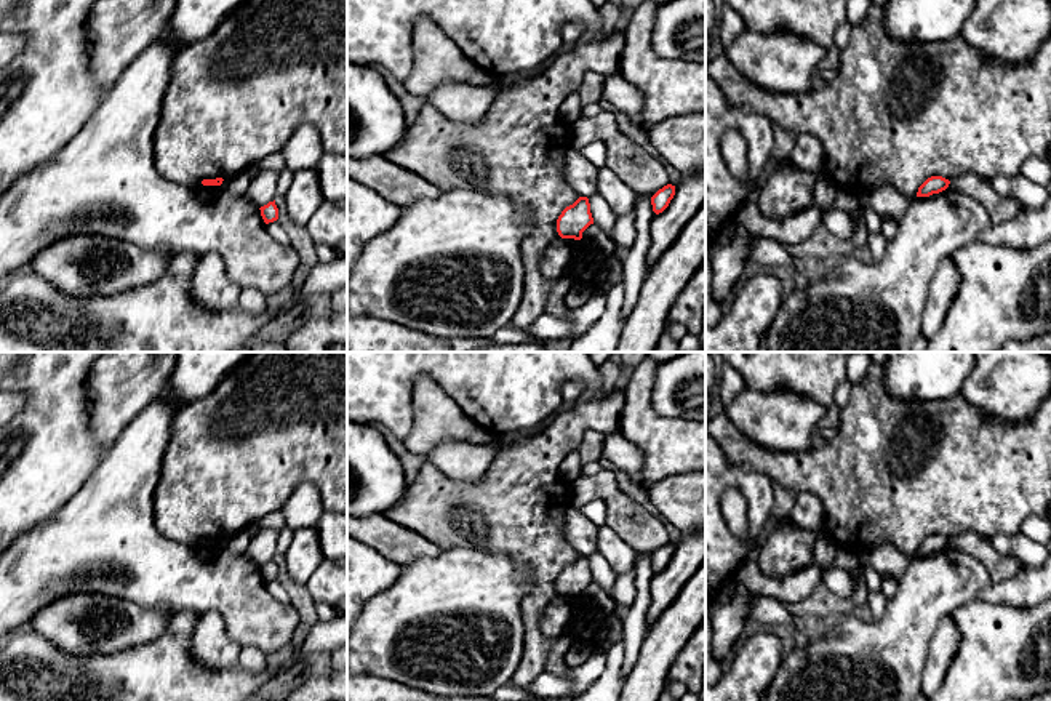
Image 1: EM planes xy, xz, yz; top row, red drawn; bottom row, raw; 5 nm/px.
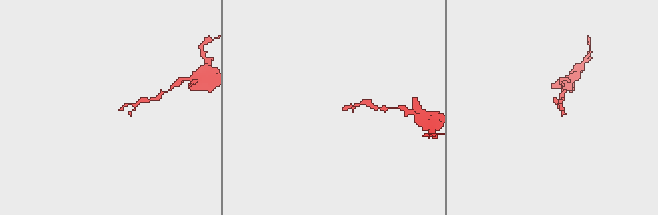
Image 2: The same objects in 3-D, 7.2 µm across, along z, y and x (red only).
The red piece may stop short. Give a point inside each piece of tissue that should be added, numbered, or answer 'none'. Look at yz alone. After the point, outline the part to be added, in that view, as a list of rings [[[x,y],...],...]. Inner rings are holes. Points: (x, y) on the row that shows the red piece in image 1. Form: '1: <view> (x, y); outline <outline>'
none

